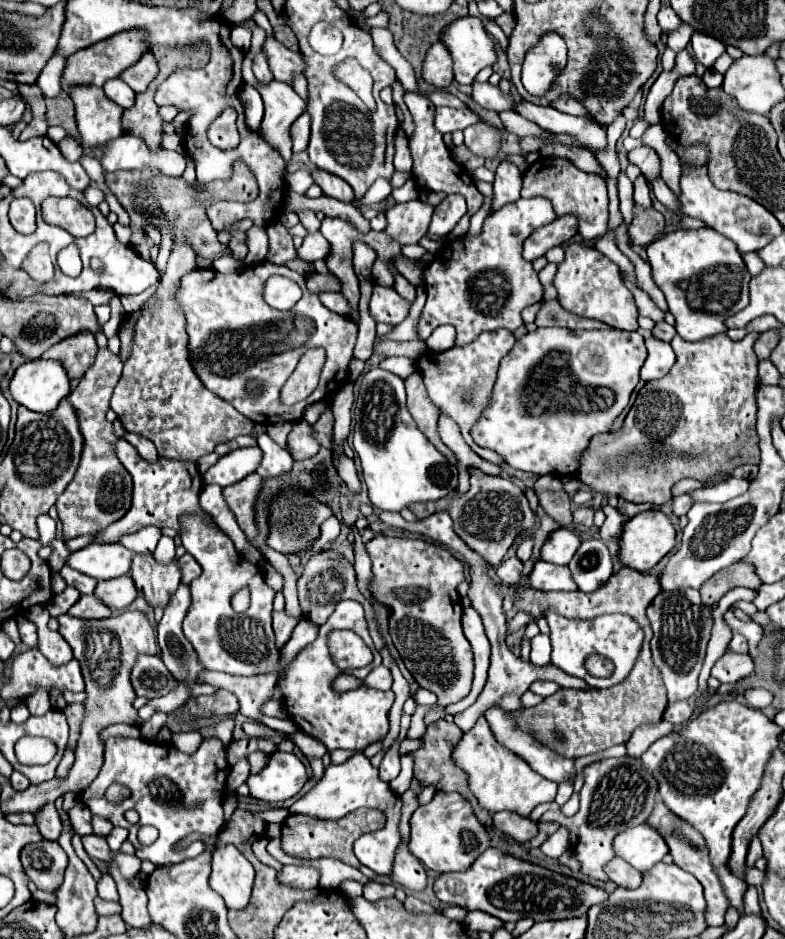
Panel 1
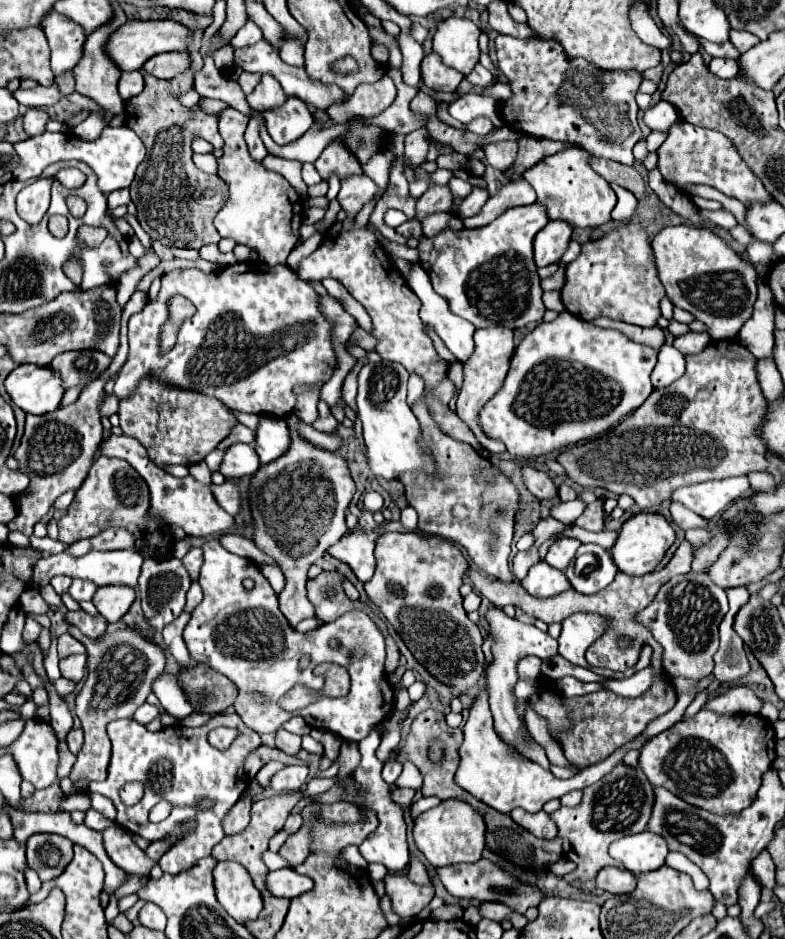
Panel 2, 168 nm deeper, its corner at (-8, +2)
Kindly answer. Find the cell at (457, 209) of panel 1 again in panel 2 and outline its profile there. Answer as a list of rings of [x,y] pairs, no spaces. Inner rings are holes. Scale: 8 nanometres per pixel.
[[[473,188],[469,196],[465,196],[461,200],[461,204],[457,206],[457,216],[463,220],[463,218],[469,218],[473,214],[477,214],[481,210],[481,206],[485,204],[485,200],[489,198],[489,192],[487,190],[481,190],[481,188]]]

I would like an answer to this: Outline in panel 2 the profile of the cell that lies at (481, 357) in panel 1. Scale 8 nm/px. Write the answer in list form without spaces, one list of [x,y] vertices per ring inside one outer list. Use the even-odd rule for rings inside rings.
[[[499,326],[483,328],[483,330],[475,330],[475,352],[469,356],[467,362],[463,362],[463,386],[461,386],[461,392],[457,396],[457,416],[471,428],[471,432],[475,434],[479,444],[485,450],[489,450],[491,454],[503,454],[505,444],[501,444],[497,440],[489,440],[481,432],[481,428],[477,424],[477,412],[501,388],[501,384],[507,376],[507,370],[509,370],[509,360],[513,356],[513,350],[515,350],[515,342],[513,342],[513,330],[511,328],[499,328]]]

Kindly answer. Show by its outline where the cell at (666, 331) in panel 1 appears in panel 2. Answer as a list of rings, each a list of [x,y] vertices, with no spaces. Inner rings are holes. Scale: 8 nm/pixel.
[[[687,332],[683,336],[677,336],[673,340],[673,346],[687,356],[687,354],[701,352],[709,342],[711,340],[709,340],[709,334],[707,332]]]

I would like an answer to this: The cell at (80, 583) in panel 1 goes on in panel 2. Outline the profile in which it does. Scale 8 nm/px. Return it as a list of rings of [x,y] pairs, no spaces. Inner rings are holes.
[[[73,578],[73,584],[69,588],[69,594],[81,602],[81,600],[91,600],[93,594],[95,594],[97,586],[91,582],[91,580],[81,580],[81,578]]]

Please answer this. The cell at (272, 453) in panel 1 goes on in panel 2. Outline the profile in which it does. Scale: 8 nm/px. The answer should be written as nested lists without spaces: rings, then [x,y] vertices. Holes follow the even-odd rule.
[[[261,416],[255,450],[261,458],[261,464],[269,464],[277,458],[281,458],[291,446],[289,440],[289,428],[283,418],[273,416]]]

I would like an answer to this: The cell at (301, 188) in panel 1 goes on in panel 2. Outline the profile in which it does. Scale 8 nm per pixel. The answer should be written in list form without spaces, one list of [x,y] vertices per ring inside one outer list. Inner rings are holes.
[[[303,164],[303,180],[305,180],[307,186],[313,186],[313,184],[321,182],[321,176],[319,176],[319,172],[313,164]]]

